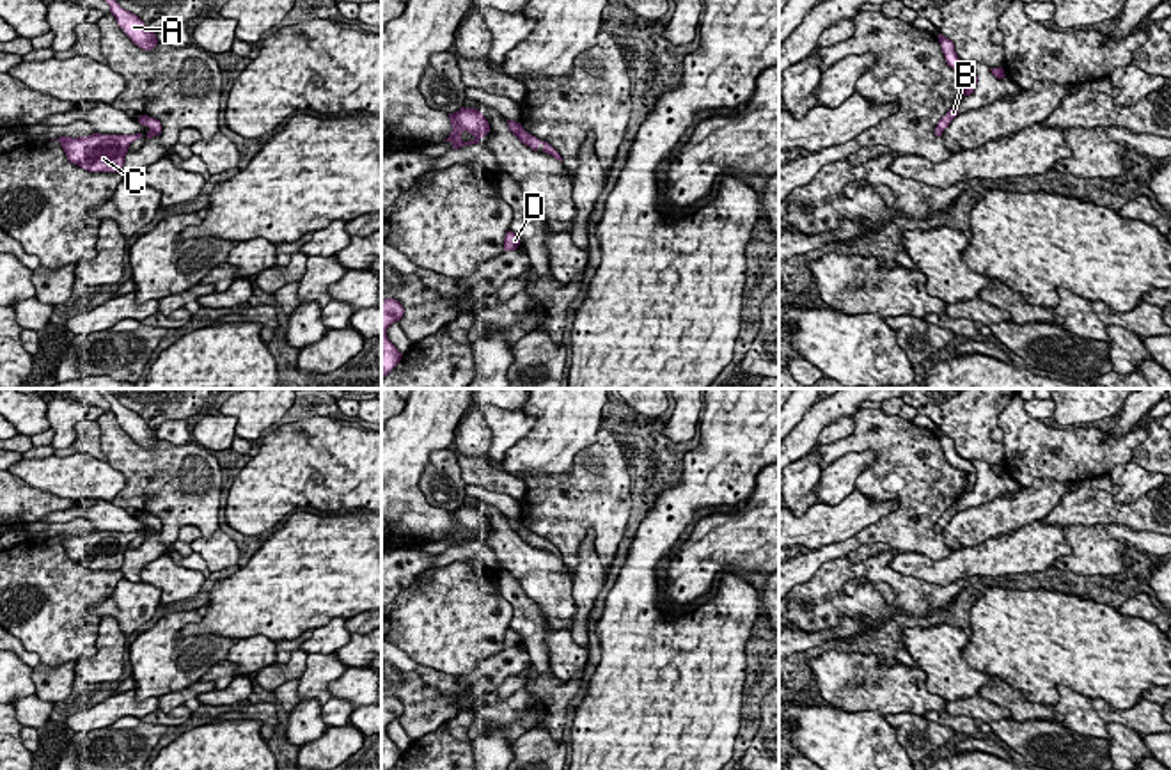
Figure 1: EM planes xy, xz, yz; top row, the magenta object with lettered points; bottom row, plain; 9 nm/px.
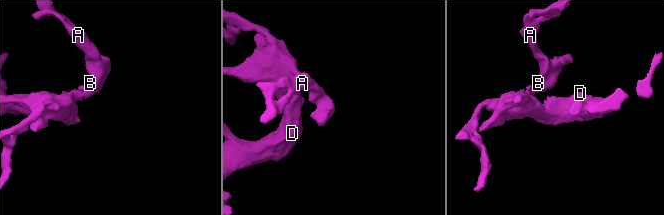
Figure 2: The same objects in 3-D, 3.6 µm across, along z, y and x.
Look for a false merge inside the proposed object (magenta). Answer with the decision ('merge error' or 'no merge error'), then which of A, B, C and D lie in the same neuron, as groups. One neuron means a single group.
no merge error; groups A B C D

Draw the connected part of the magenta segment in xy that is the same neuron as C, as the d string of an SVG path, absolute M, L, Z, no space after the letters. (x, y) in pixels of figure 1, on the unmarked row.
M101 532L60 534L57 536L67 557L89 570L121 570L124 554L131 539L142 536L137 532Z

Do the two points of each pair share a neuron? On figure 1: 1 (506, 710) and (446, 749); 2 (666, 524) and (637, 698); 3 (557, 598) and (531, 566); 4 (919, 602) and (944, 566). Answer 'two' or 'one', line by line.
1: two
2: one
3: one
4: two

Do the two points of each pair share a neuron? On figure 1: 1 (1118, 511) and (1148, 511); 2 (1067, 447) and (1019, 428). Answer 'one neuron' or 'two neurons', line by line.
1: one neuron
2: one neuron

